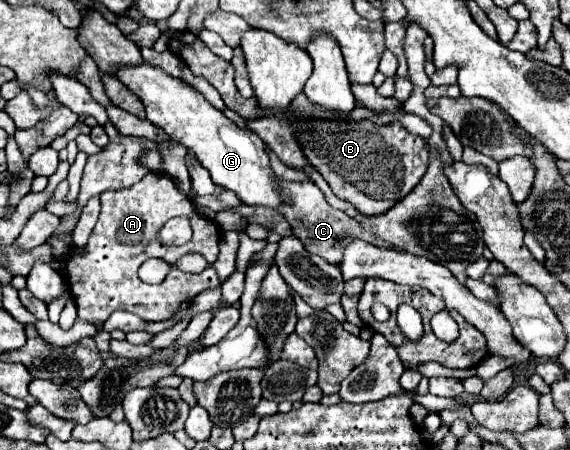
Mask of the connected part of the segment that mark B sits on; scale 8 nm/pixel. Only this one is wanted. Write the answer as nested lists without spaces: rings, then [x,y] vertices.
[[[346,119],[308,121],[308,123],[298,125],[298,141],[300,141],[310,165],[328,181],[332,191],[340,199],[352,203],[356,207],[356,211],[360,211],[362,215],[382,215],[382,213],[390,211],[392,205],[396,205],[400,199],[404,199],[420,183],[420,179],[424,177],[424,173],[428,169],[430,153],[428,153],[426,141],[418,135],[408,133],[398,123],[378,127],[370,121],[358,121],[358,123],[346,121]]]

